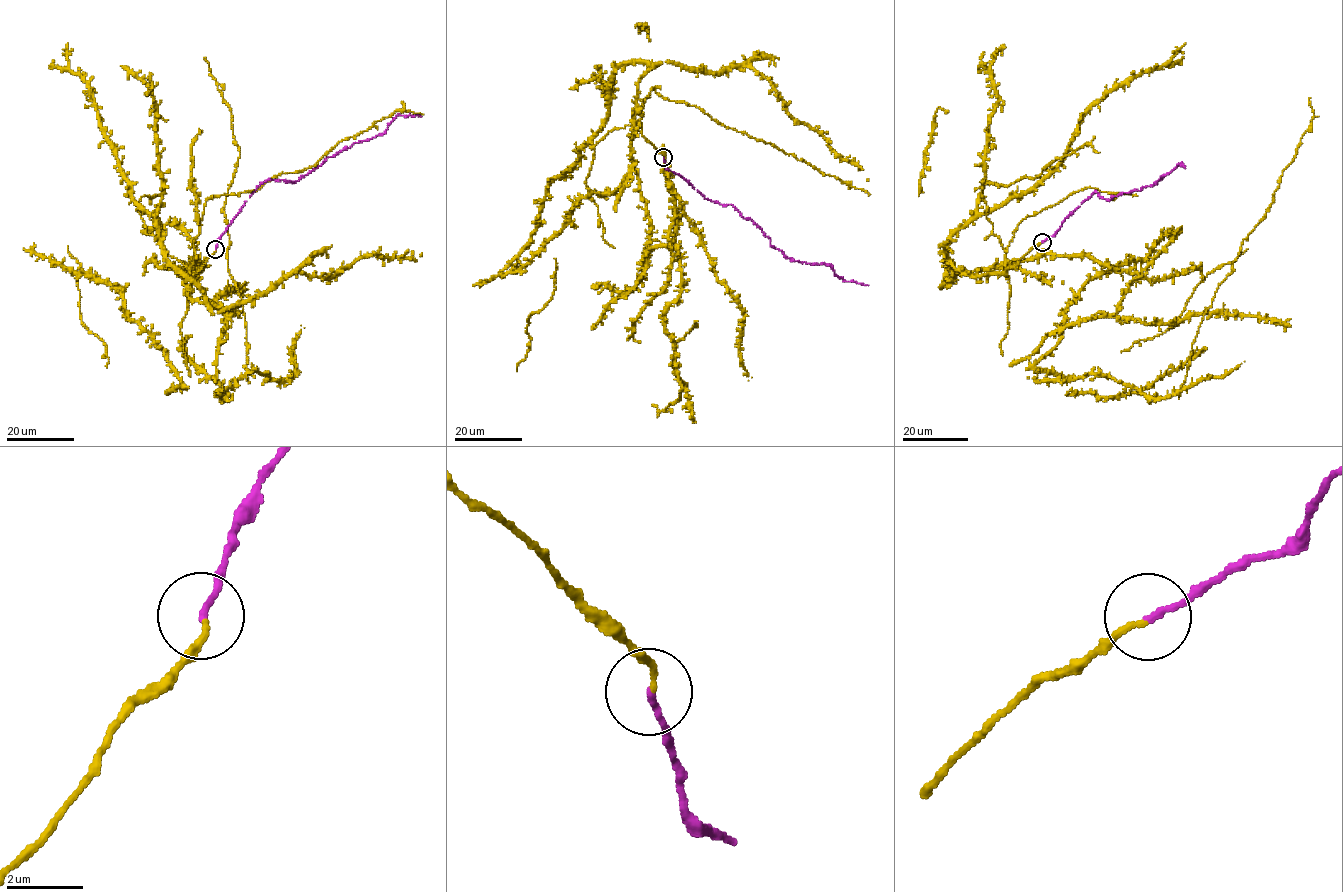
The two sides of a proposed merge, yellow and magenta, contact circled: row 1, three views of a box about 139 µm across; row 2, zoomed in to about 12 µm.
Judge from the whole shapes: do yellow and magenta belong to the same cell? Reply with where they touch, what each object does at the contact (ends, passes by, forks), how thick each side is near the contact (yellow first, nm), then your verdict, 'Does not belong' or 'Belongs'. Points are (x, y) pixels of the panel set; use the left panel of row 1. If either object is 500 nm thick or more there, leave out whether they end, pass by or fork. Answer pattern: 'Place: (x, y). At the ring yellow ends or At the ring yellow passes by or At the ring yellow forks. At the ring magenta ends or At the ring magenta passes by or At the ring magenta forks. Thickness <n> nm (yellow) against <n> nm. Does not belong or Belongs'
Place: (215, 249). At the ring yellow ends. At the ring magenta ends. Thickness 130 nm (yellow) against 180 nm. Belongs

